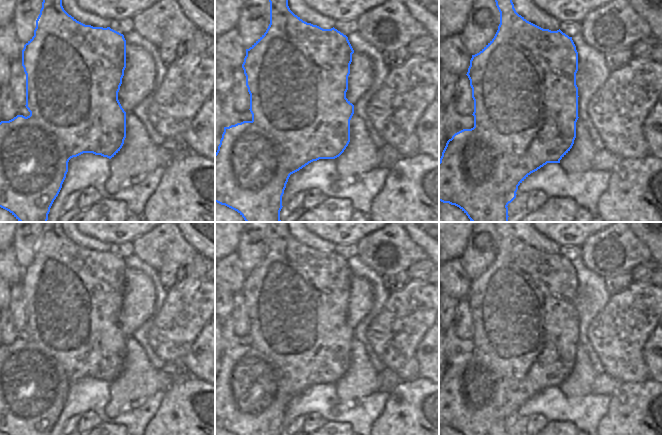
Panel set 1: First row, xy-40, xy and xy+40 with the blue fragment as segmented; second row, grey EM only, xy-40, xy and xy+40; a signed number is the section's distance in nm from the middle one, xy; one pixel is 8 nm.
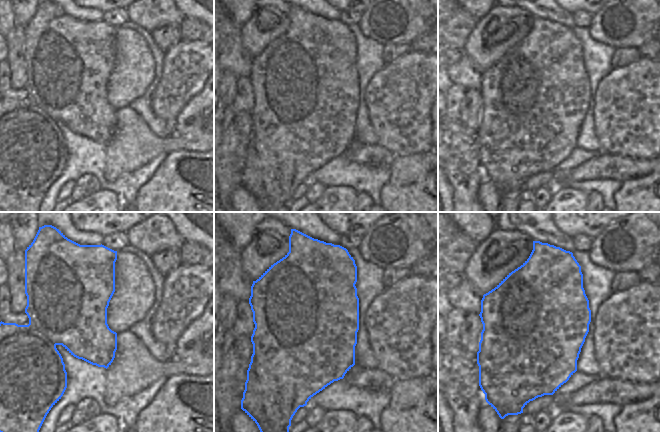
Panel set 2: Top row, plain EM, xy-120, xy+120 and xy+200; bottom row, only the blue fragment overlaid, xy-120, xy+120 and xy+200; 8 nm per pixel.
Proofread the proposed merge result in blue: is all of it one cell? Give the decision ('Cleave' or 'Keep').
Cleave.

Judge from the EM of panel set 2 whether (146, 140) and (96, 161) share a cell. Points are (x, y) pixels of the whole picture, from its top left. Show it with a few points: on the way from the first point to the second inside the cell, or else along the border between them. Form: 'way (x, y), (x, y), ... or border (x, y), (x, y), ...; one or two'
border (107, 145), (105, 177), (111, 180); two

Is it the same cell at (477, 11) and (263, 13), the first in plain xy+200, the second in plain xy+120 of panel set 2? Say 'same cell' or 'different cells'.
different cells

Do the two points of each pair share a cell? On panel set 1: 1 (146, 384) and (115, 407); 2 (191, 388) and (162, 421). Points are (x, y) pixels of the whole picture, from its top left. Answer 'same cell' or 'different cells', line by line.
1: same cell
2: same cell

